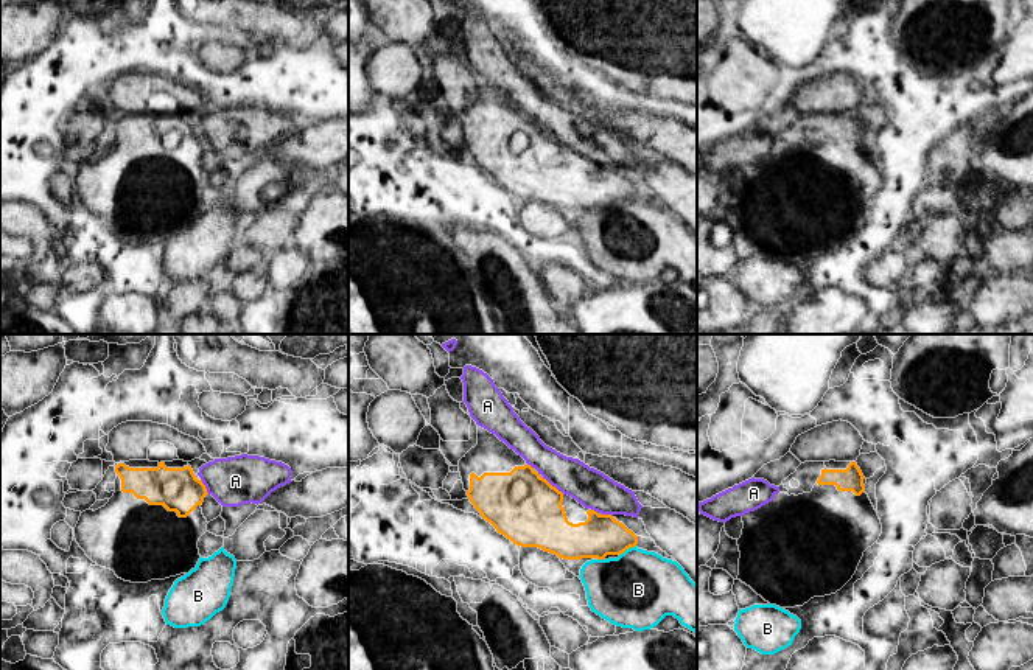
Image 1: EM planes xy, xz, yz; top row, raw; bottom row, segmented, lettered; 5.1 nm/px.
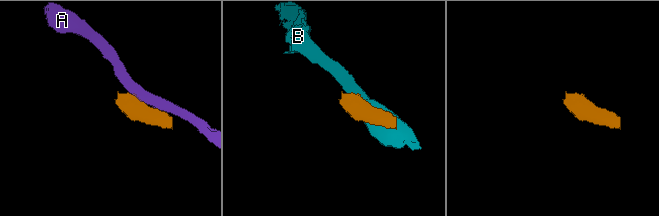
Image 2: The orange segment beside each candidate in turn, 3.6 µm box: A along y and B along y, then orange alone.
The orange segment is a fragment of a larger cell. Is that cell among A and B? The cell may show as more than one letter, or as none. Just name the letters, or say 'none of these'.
none of these

